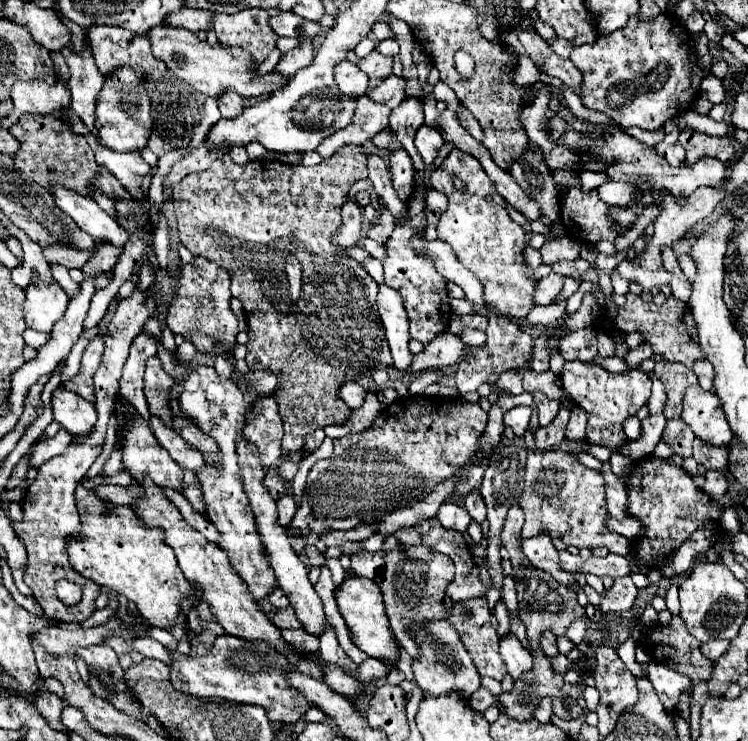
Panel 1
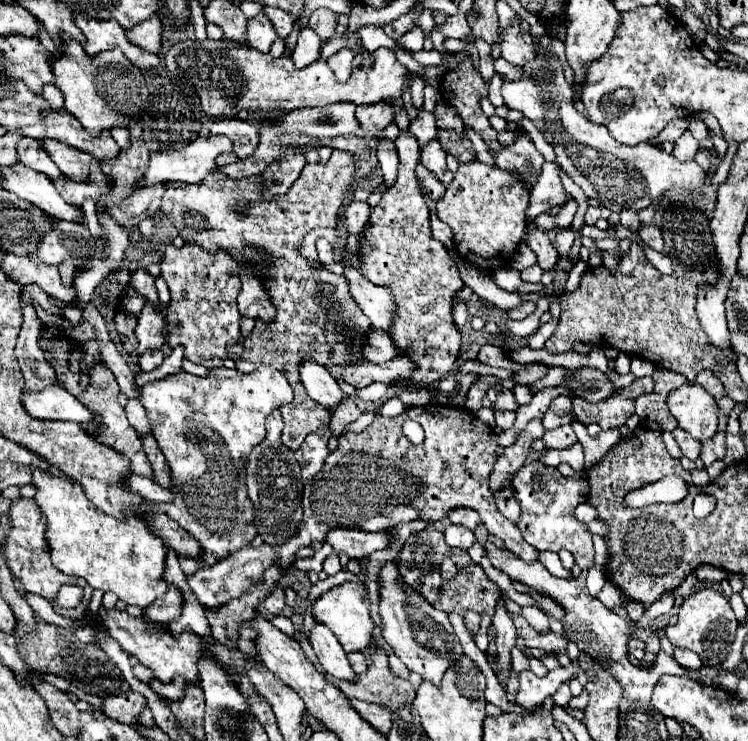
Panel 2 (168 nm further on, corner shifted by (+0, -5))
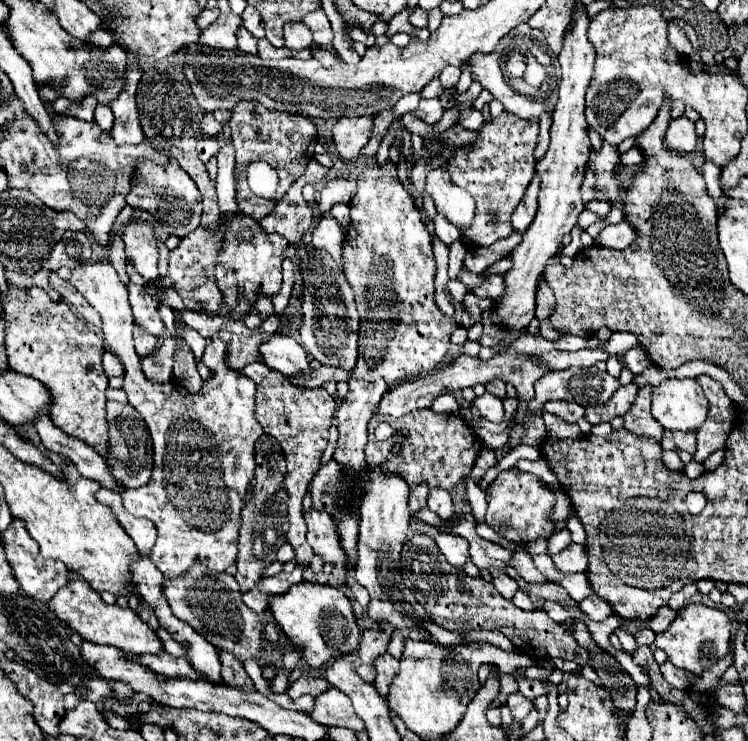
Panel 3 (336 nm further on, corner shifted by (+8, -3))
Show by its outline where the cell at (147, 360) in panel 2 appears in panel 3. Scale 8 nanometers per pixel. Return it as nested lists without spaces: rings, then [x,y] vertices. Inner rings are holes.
[[[135,327],[133,337],[135,337],[135,349],[137,349],[139,357],[151,355],[151,351],[157,349],[157,345],[159,345],[159,339],[155,335],[145,333],[145,331],[139,331],[139,327]]]

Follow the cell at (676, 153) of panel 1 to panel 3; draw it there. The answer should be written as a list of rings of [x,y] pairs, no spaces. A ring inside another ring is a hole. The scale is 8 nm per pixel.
[[[685,115],[673,119],[669,129],[667,129],[665,143],[667,143],[669,149],[673,149],[677,153],[691,153],[691,151],[695,151],[697,133],[695,133],[693,121],[687,119]]]

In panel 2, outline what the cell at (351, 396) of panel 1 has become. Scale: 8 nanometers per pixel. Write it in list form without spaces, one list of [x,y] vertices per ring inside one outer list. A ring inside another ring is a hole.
[[[305,361],[299,367],[299,375],[305,385],[307,395],[329,409],[335,409],[343,399],[349,397],[347,393],[341,391],[337,379],[327,369],[323,369],[321,365],[313,361]]]

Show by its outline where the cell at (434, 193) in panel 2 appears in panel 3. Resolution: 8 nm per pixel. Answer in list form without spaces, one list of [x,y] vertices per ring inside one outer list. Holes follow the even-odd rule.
[[[435,215],[435,221],[433,221],[433,225],[435,225],[435,235],[437,235],[437,239],[441,241],[441,243],[445,243],[445,245],[451,245],[453,241],[457,241],[457,239],[461,239],[461,233],[459,233],[459,229],[455,227],[455,225],[451,225],[443,215]]]

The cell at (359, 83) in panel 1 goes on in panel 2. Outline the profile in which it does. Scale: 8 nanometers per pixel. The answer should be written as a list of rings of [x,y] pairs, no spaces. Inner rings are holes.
[[[341,49],[333,57],[327,59],[327,65],[335,73],[339,81],[347,81],[351,77],[351,61],[353,61],[353,51],[351,49]]]

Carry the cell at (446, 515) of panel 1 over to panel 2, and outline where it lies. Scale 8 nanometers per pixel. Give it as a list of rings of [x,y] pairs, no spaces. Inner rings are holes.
[[[447,525],[445,527],[445,541],[451,547],[461,547],[461,549],[469,549],[475,543],[475,535],[471,529],[463,527],[463,525]]]

